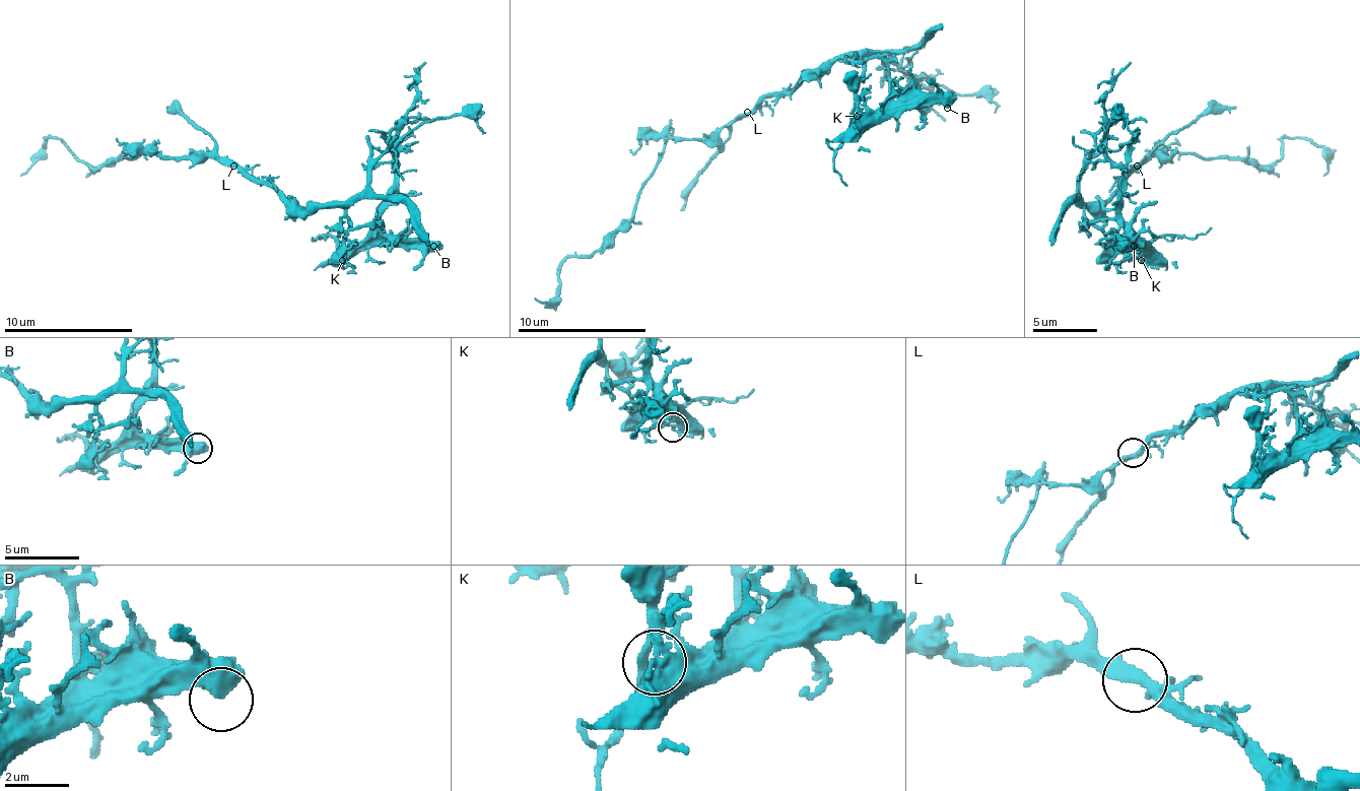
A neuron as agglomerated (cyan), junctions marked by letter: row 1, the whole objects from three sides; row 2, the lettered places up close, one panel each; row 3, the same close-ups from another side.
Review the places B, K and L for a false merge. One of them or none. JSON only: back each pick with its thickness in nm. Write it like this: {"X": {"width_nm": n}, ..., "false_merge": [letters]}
{"K": {"width_nm": 480}, "false_merge": ["K"]}

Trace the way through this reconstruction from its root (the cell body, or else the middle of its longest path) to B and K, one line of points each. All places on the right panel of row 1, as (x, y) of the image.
B: (1140, 162), (1101, 207), (1082, 207), (1085, 226), (1092, 220), (1114, 220), (1117, 231), (1134, 246)
K: (1140, 162), (1101, 207), (1082, 207), (1114, 243), (1120, 243), (1140, 259)

